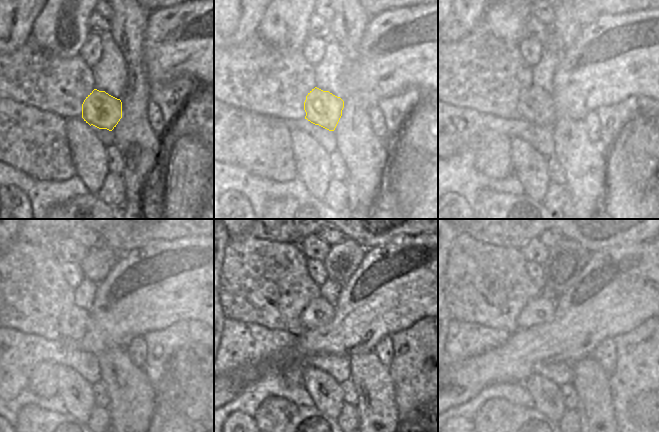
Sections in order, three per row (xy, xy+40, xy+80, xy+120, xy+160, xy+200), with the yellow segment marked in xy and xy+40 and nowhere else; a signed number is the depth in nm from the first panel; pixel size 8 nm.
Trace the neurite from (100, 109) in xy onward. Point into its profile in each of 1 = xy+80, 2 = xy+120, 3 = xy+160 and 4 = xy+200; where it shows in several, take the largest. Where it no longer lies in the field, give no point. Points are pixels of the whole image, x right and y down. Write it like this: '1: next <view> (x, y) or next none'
1: next xy+80 (536, 105)
2: next xy+120 (78, 324)
3: next xy+160 (318, 312)
4: next xy+200 (541, 309)

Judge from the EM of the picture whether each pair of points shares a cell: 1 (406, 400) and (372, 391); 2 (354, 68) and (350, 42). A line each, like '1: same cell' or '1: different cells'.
1: different cells
2: different cells

